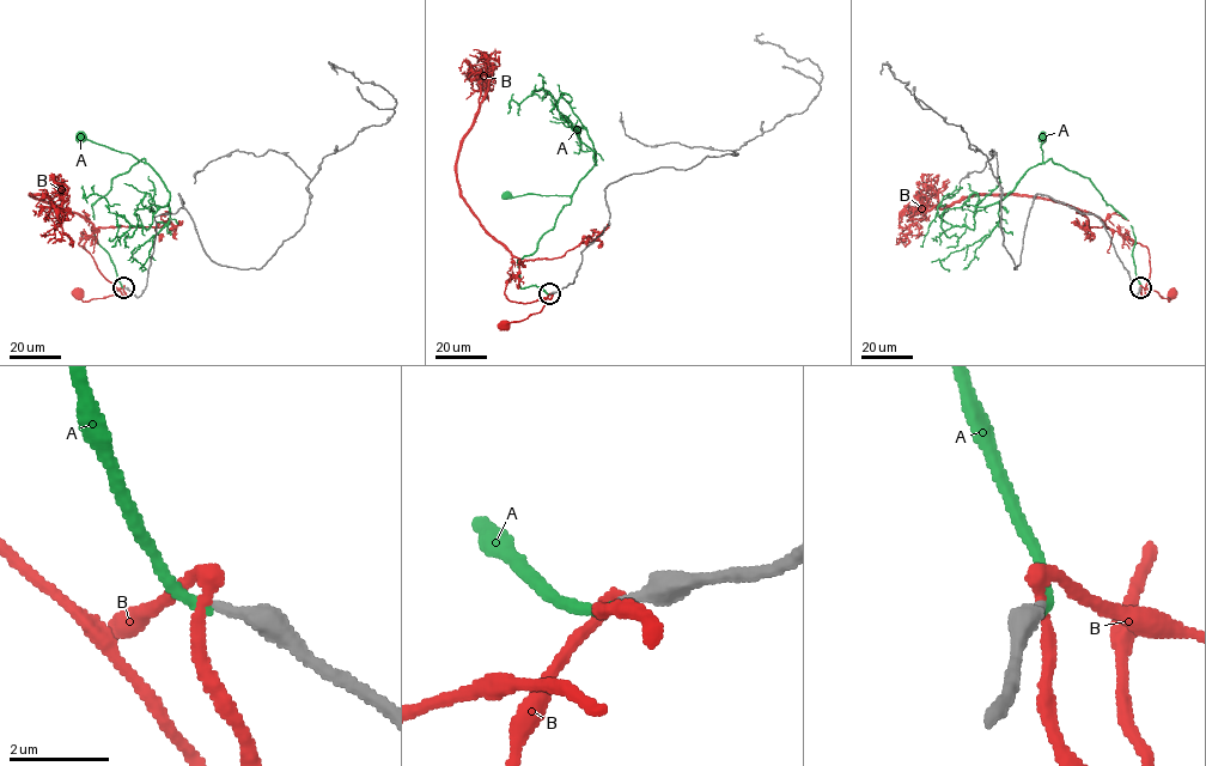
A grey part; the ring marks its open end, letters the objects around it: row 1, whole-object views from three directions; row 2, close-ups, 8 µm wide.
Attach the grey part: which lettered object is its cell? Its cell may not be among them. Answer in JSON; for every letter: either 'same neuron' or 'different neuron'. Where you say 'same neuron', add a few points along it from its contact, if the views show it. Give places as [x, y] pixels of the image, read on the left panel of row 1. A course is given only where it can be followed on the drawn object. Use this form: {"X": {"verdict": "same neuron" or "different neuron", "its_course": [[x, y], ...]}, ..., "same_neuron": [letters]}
{"A": {"verdict": "same neuron", "its_course": [[125, 287], [110, 256], [98, 243], [91, 205], [110, 189], [113, 178], [145, 159], [144, 163], [80, 137]]}, "B": {"verdict": "different neuron"}, "same_neuron": ["A"]}

